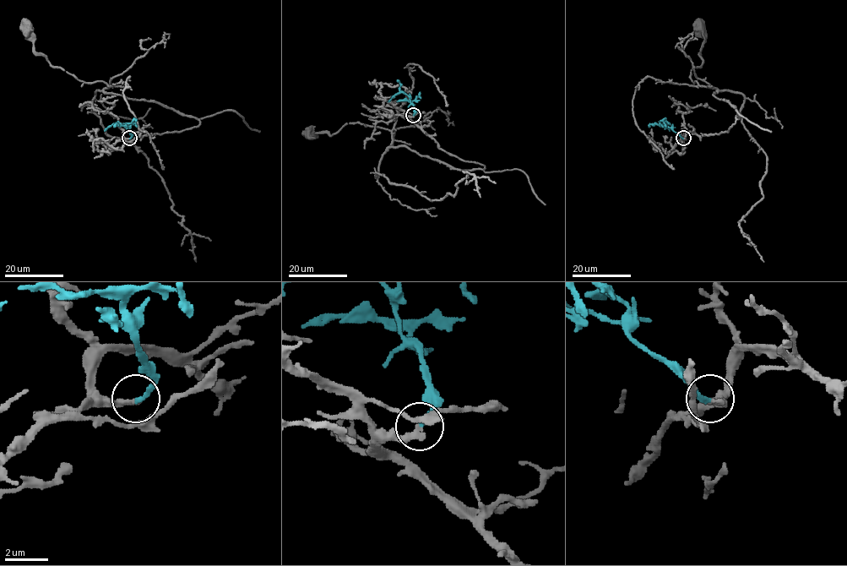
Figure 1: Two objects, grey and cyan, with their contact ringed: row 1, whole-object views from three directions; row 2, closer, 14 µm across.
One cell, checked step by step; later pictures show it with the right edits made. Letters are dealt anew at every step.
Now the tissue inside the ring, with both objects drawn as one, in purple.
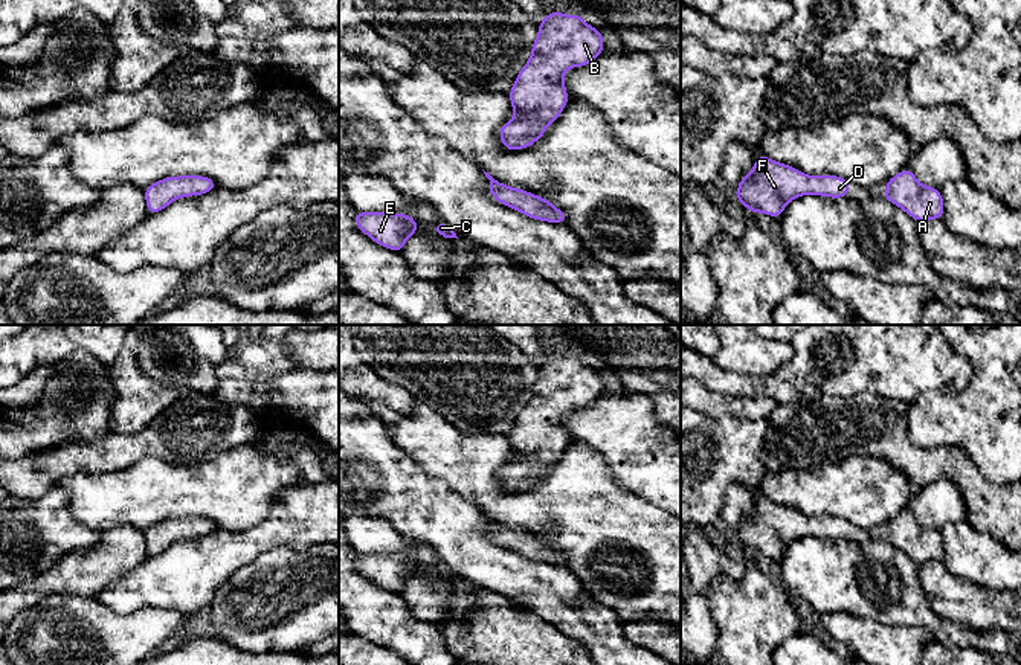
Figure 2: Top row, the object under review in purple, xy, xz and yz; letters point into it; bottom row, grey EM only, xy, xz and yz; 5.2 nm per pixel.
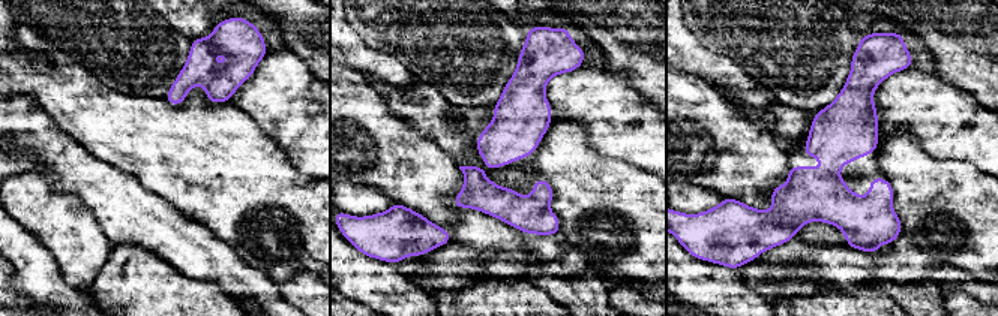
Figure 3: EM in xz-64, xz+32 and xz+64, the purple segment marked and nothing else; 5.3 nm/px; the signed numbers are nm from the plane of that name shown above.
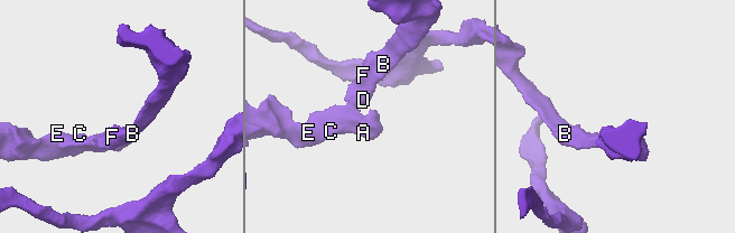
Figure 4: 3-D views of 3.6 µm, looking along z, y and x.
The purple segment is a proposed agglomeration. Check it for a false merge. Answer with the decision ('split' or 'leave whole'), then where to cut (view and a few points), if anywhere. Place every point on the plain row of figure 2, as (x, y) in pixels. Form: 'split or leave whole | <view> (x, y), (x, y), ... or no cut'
leave whole | no cut

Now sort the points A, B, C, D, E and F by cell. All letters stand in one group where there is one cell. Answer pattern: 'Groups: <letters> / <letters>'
Groups: A B C D E F

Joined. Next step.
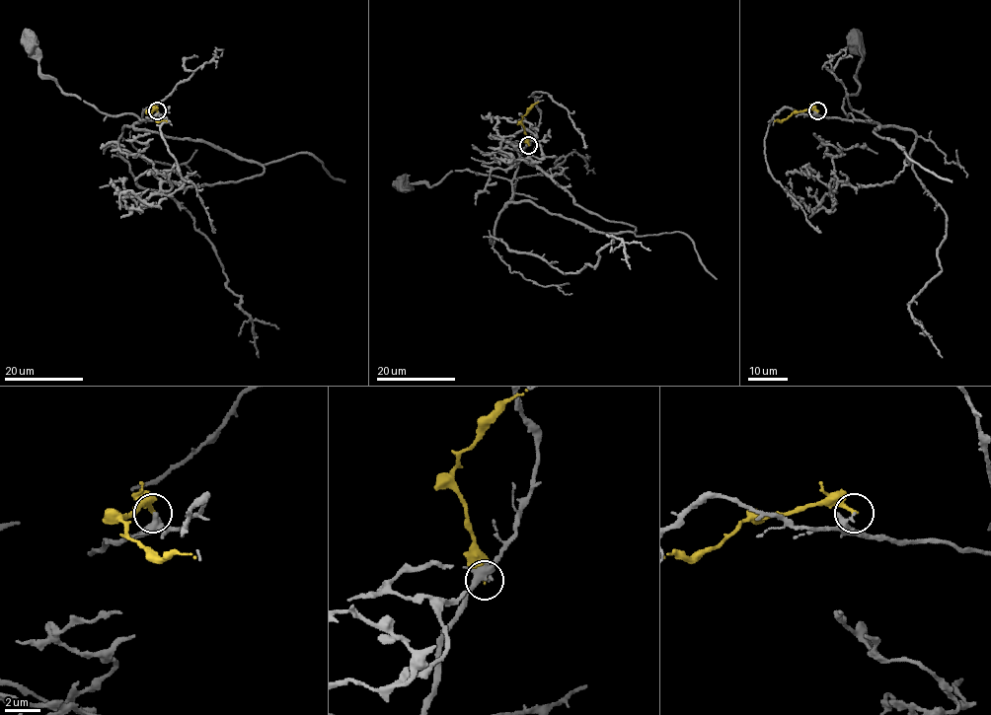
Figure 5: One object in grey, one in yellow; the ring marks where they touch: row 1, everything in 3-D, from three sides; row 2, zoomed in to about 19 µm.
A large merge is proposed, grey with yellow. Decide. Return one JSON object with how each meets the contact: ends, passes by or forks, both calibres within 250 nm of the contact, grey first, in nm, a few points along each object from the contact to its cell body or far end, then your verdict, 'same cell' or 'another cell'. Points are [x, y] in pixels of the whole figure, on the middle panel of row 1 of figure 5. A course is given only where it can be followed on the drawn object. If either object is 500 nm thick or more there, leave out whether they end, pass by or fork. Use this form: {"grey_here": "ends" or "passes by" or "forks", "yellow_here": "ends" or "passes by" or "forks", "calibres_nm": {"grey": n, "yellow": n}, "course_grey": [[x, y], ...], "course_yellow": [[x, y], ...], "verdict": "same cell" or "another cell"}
{"grey_here": "passes by", "yellow_here": "ends", "calibres_nm": {"grey": 180, "yellow": 240}, "course_grey": [[529, 144], [510, 179], [468, 170], [451, 171], [432, 185], [413, 182], [406, 189], [399, 180]], "course_yellow": [[528, 144], [521, 118], [538, 101]], "verdict": "another cell"}

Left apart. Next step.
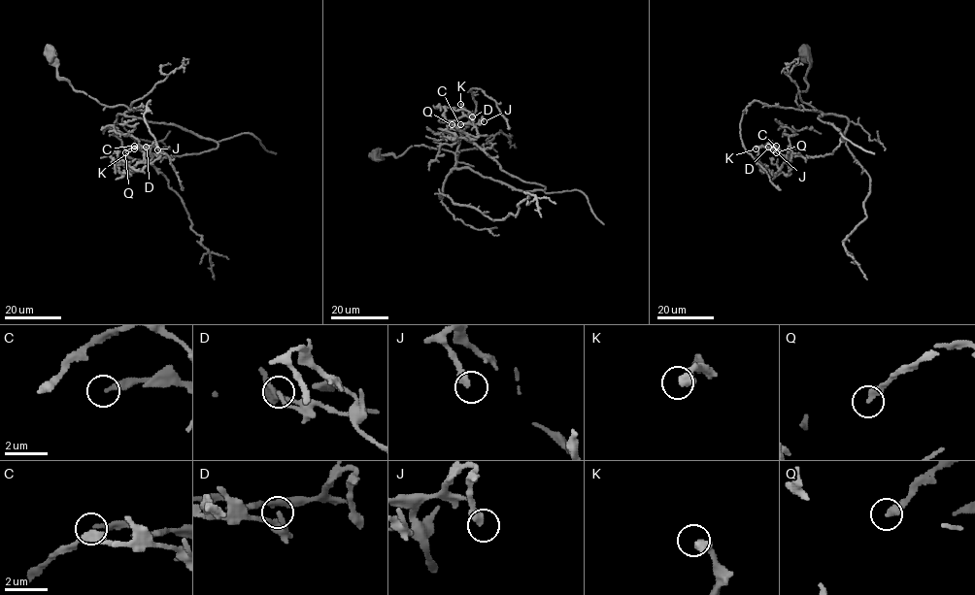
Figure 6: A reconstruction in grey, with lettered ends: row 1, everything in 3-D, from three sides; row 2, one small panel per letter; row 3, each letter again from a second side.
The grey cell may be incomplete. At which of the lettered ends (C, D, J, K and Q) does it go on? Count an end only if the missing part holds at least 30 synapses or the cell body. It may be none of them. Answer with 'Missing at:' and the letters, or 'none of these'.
Missing at: none of these

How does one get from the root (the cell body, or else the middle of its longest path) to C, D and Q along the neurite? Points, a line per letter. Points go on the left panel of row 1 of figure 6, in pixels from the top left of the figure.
C: (49, 53), (75, 89), (218, 144), (199, 153), (147, 153), (150, 160), (148, 147), (134, 146)
D: (49, 53), (75, 89), (218, 144), (199, 153), (147, 153), (150, 160), (146, 147)
Q: (49, 53), (75, 89), (218, 144), (199, 153), (147, 153), (150, 160), (144, 148), (125, 152)

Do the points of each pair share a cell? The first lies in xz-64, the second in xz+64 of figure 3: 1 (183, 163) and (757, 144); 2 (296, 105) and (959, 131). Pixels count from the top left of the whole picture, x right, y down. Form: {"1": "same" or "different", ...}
{"1": "different", "2": "same"}

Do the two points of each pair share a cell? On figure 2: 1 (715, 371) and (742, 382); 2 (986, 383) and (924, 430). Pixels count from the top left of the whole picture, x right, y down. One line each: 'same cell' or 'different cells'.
1: same cell
2: same cell

